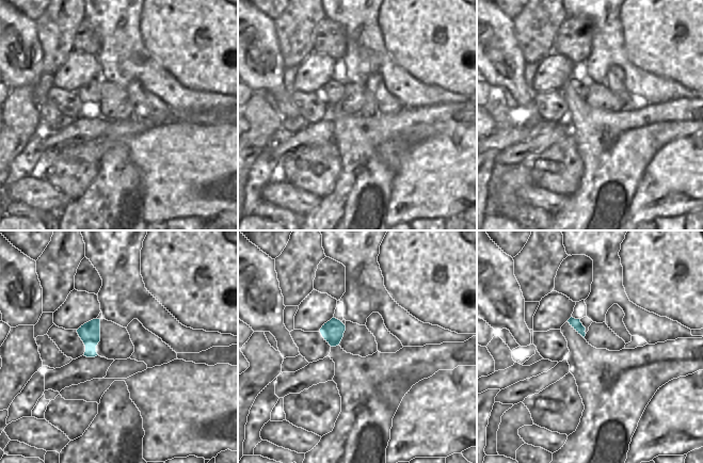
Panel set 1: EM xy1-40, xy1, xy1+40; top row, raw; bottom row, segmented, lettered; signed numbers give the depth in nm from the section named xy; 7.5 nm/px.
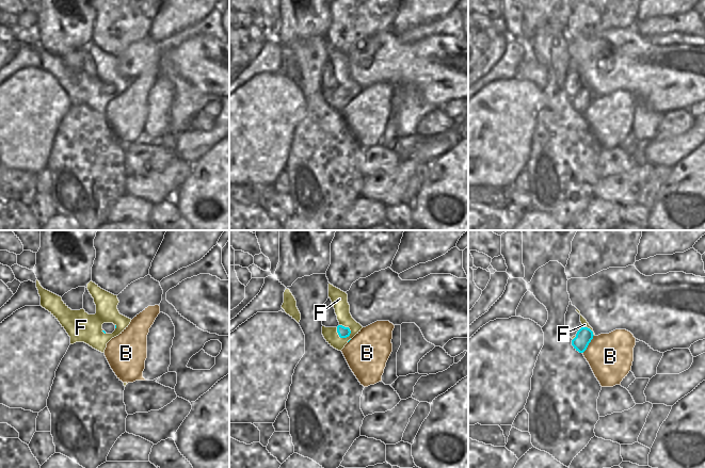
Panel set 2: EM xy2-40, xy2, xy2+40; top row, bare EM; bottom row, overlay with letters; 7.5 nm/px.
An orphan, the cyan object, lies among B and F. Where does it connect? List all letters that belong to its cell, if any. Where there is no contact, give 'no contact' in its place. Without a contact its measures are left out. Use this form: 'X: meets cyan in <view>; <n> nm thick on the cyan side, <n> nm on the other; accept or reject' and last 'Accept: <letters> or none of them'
B: meets cyan in xy2+40; 120 nm thick on the cyan side, 340 nm on the other; reject
F: meets cyan in xy2; 80 nm thick on the cyan side, 130 nm on the other; reject
Accept: none of them

